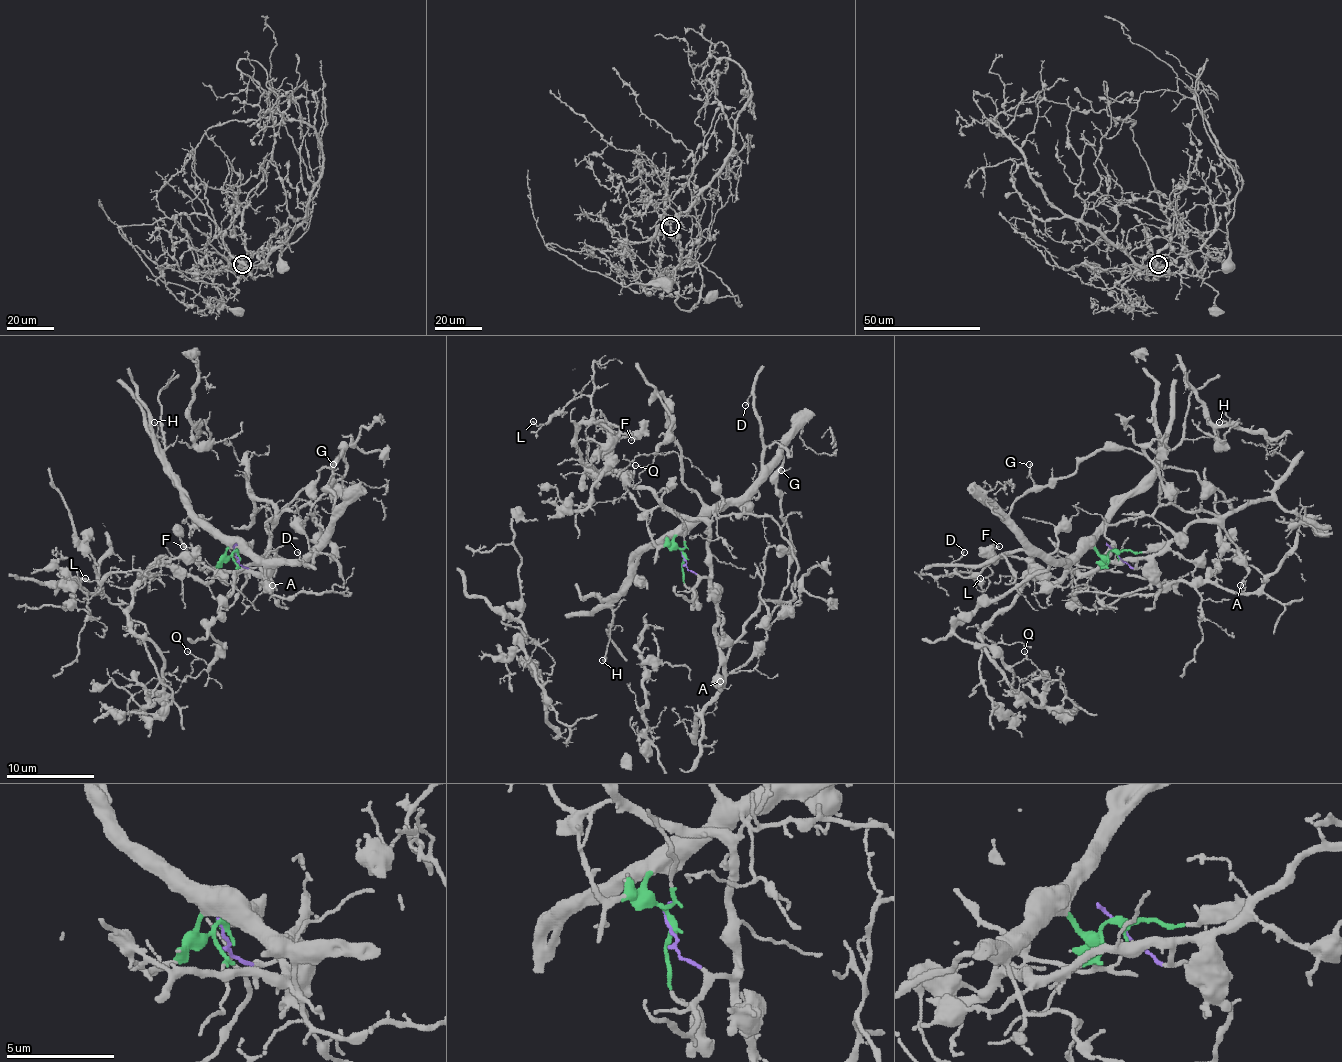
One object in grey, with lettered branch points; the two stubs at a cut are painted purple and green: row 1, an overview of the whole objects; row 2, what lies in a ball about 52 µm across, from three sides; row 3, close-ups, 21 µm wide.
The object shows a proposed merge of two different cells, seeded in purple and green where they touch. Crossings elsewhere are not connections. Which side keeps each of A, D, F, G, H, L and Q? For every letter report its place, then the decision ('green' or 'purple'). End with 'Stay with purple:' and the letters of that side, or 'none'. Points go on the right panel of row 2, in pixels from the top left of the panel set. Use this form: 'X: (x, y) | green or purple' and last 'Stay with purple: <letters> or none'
A: (1240, 585) | purple
D: (964, 552) | green
F: (999, 546) | purple
G: (1029, 464) | green
H: (1219, 422) | green
L: (980, 578) | purple
Q: (1024, 651) | green
Stay with purple: A, F, L

